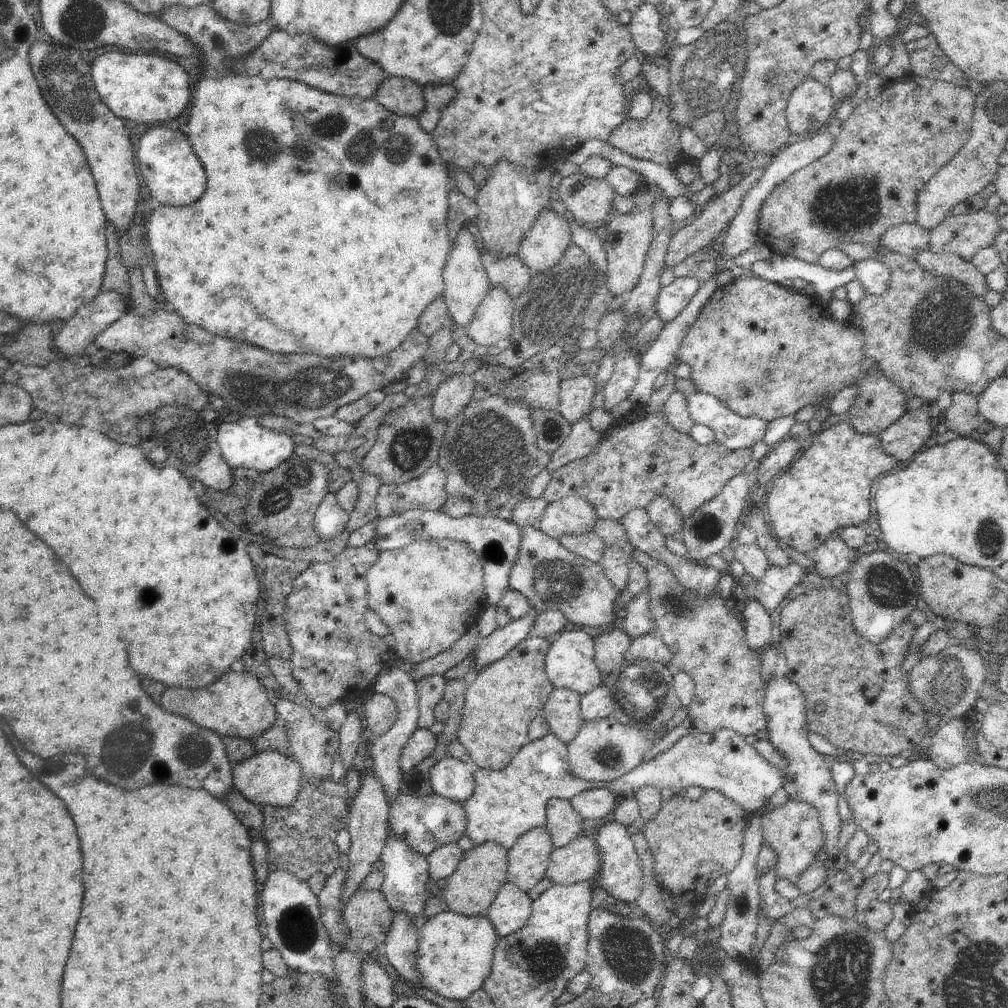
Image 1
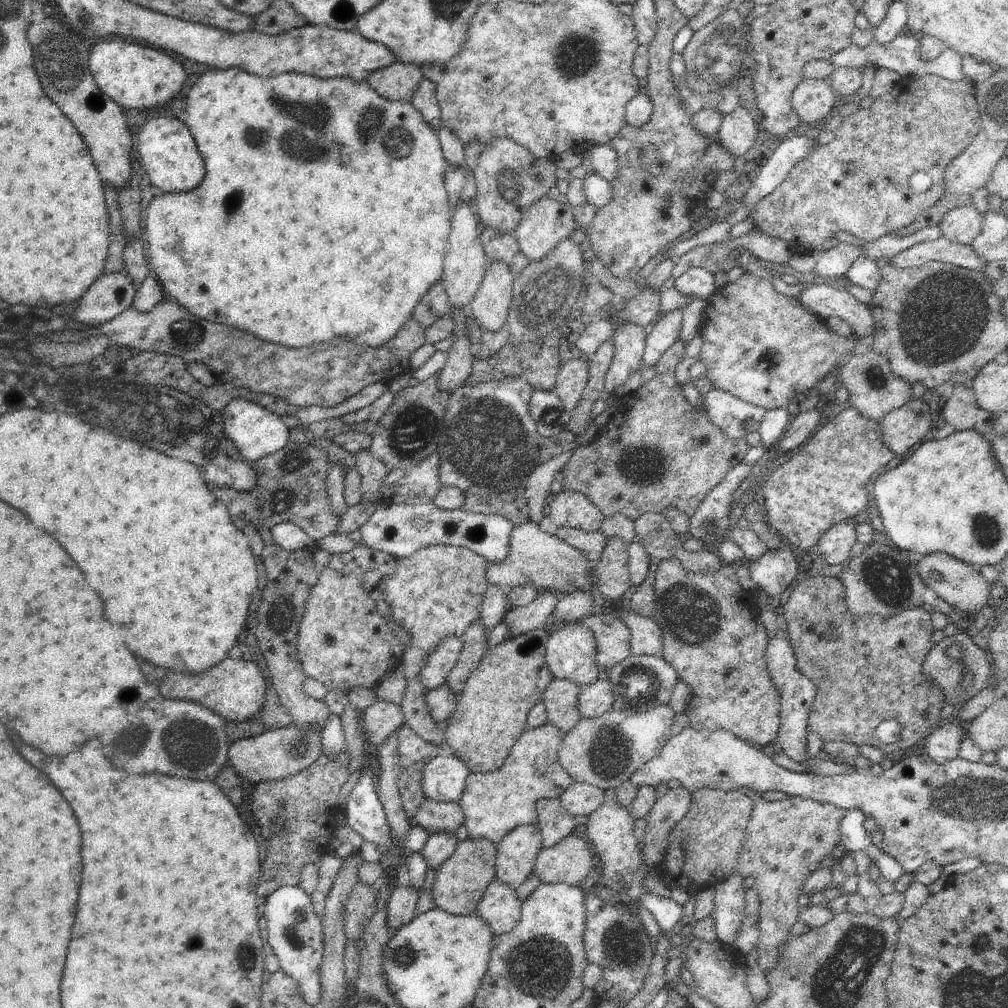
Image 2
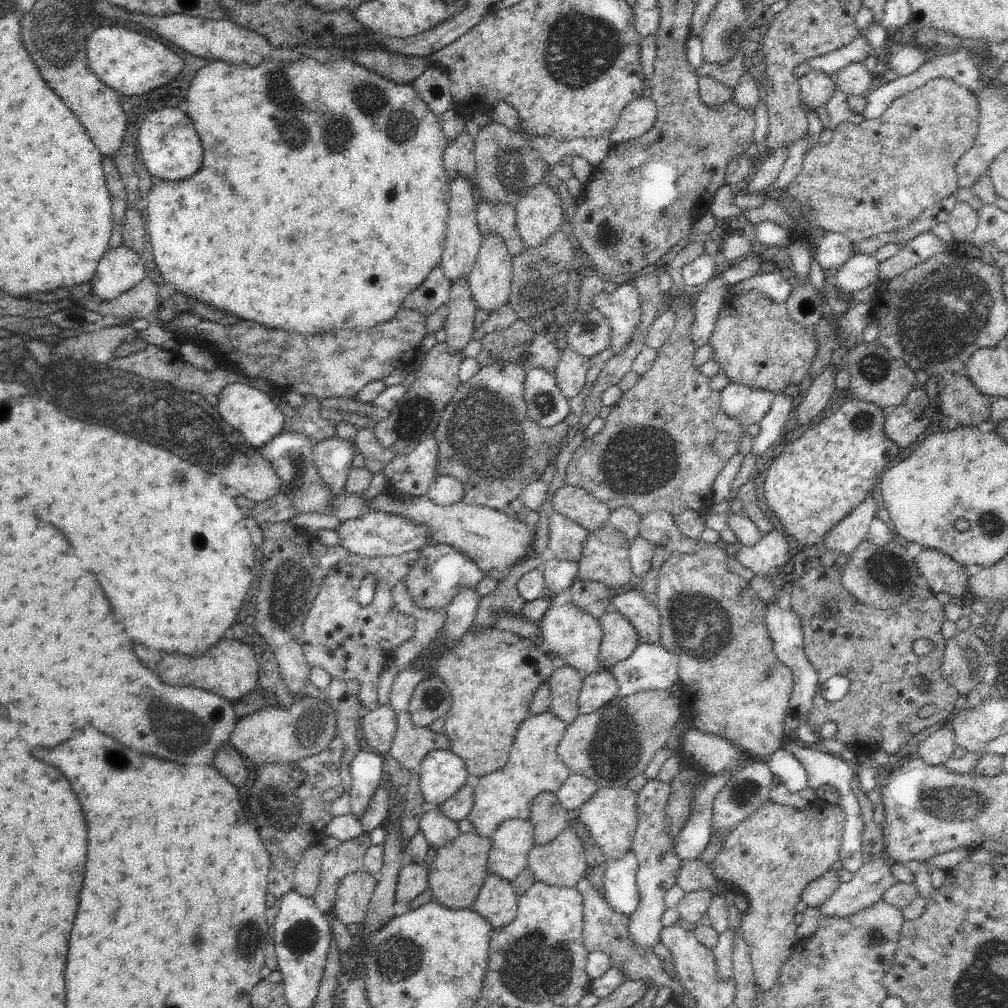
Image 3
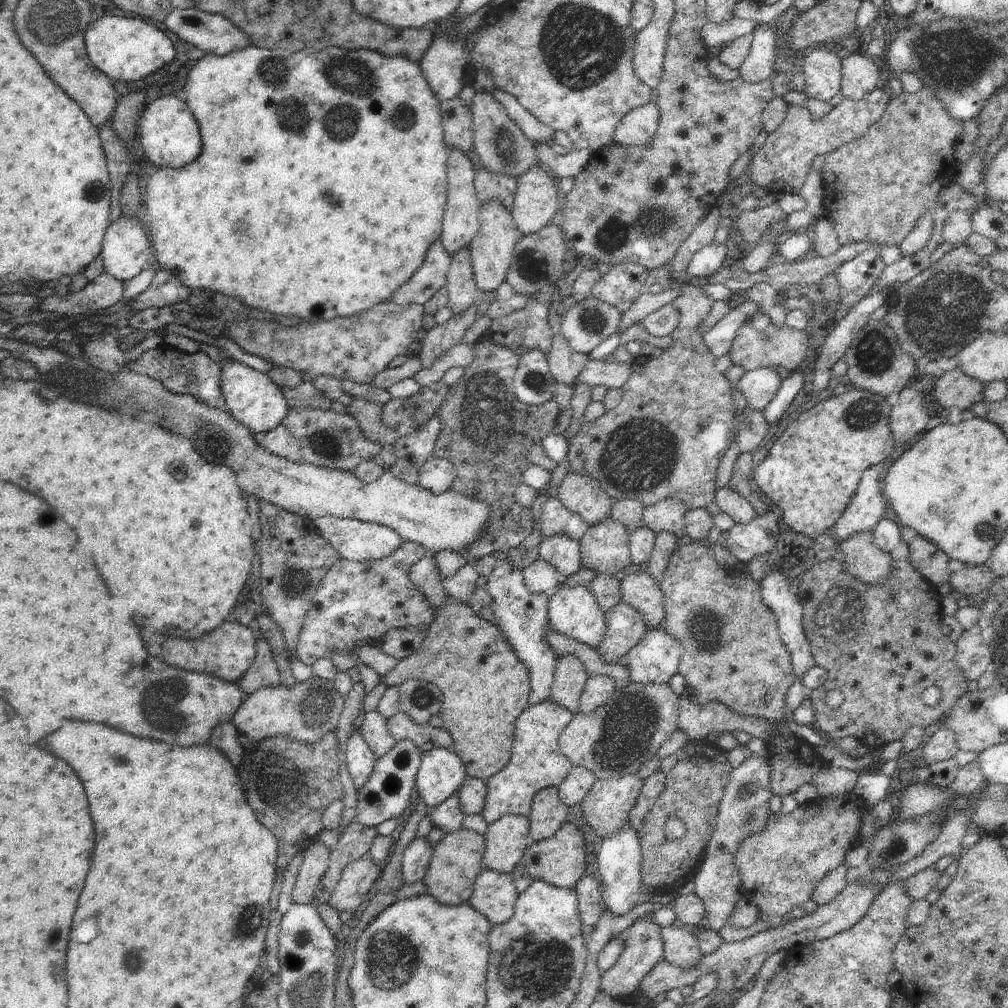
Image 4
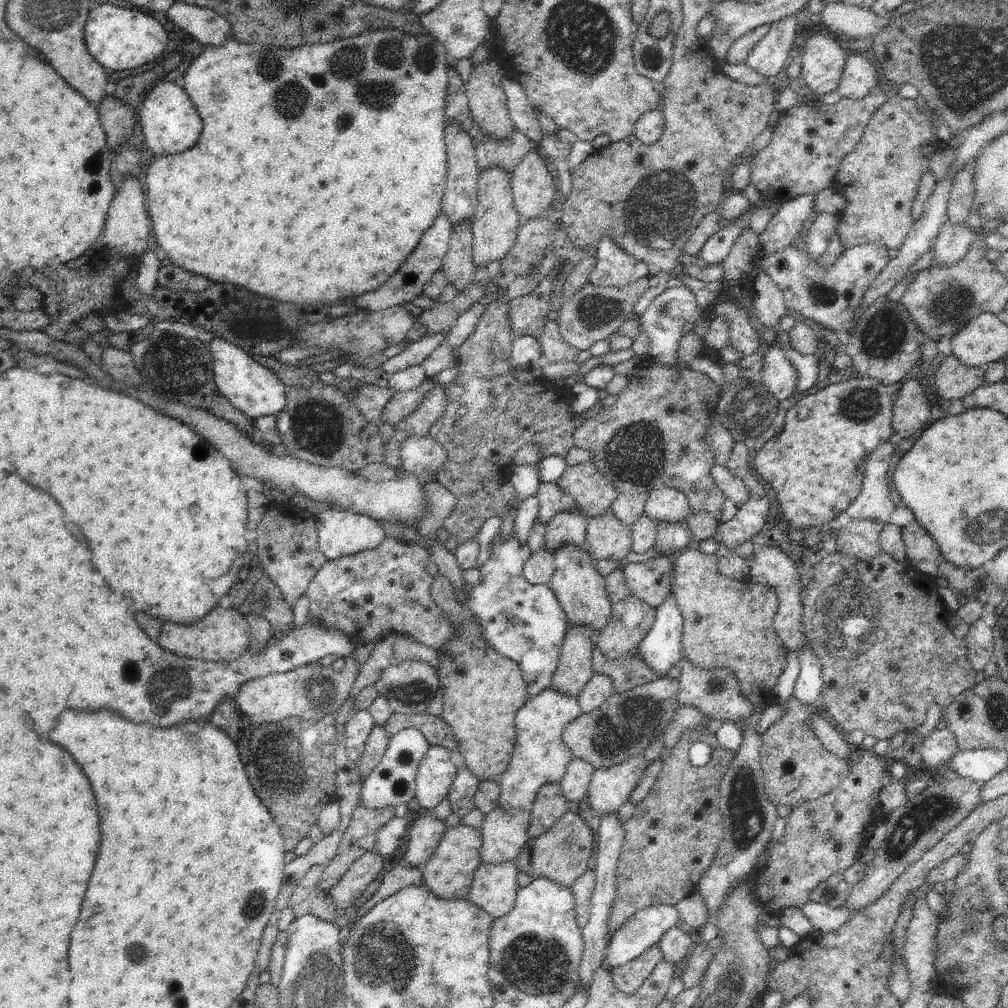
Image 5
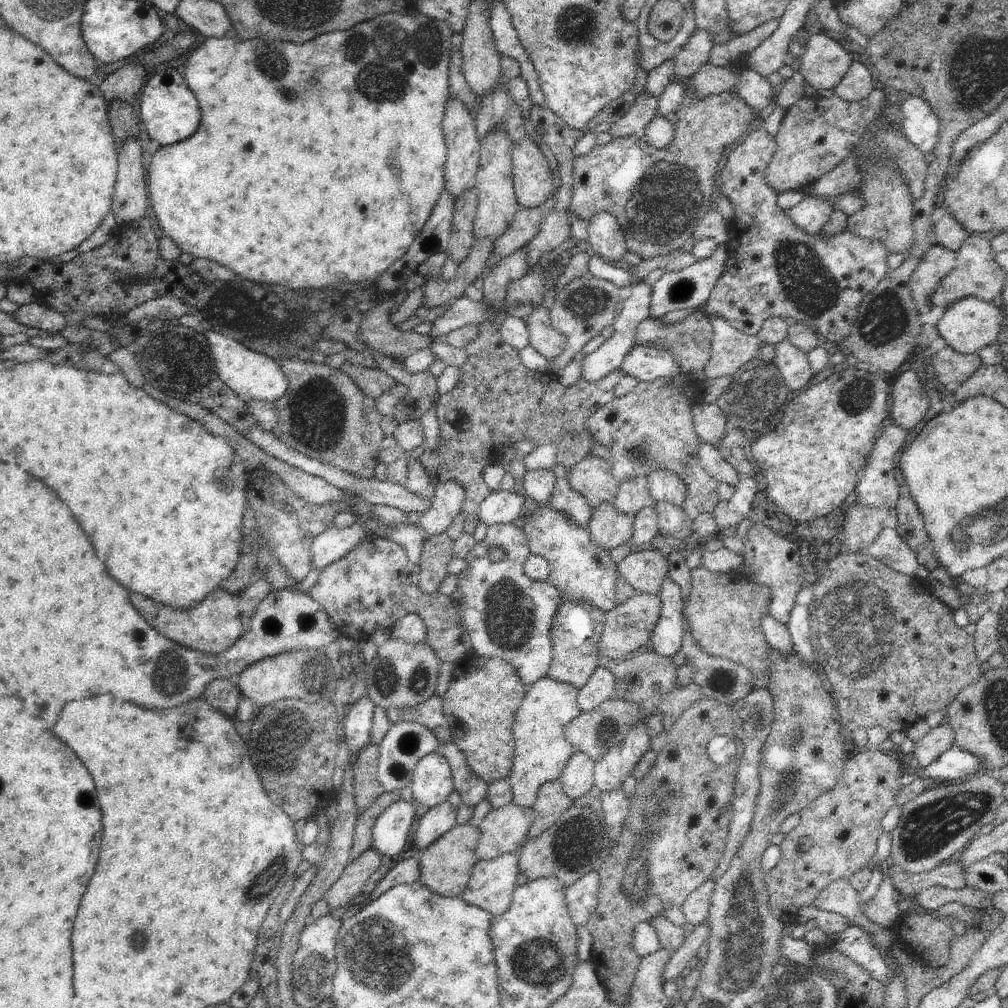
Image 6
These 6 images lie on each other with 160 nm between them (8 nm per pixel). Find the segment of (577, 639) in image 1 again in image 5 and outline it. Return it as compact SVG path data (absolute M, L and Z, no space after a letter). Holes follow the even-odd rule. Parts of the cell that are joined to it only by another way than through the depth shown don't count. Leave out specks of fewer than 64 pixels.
M566 544L553 553L554 575L547 585L562 606L568 626L590 626L597 632L602 630L612 614L612 602L606 594L606 577L595 566L595 561L586 552L585 546Z

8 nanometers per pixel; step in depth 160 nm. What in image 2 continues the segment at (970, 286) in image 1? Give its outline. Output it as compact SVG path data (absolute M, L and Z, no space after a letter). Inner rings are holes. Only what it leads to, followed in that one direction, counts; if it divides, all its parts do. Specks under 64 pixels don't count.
M942 236L936 238L936 240L932 240L932 242L926 241L914 244L914 246L911 246L909 249L906 249L904 252L901 252L894 256L894 258L891 258L889 263L891 266L895 266L898 269L911 269L918 268L924 263L932 261L948 263L971 271L983 270L984 266L987 264L985 259L982 259L974 252L972 246L963 245L954 240L948 240Z

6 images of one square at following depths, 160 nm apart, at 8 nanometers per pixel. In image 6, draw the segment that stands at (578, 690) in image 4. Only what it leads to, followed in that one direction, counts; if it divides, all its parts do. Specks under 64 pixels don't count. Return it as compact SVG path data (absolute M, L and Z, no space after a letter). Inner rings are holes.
M561 598L562 604L558 608L558 614L552 620L550 628L553 656L551 668L547 677L557 682L572 684L576 689L582 689L596 668L600 666L598 644L603 632L607 612L598 610L594 604L574 602L568 598Z

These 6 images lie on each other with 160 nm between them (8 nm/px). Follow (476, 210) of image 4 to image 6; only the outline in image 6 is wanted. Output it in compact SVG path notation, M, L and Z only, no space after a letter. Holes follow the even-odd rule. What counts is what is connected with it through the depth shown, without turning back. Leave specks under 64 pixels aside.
M448 98L443 119L443 136L447 147L447 160L445 163L446 190L452 194L452 198L460 198L464 192L477 186L476 176L480 164L481 143L476 136L476 122L472 119L470 111L466 110L464 102L458 98Z

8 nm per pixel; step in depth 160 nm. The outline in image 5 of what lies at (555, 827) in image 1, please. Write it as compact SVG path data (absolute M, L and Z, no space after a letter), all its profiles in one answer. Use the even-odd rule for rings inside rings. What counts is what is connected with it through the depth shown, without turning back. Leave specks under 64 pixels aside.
M559 783L544 784L536 796L531 811L528 839L539 838L546 834L571 808L572 805L564 797Z

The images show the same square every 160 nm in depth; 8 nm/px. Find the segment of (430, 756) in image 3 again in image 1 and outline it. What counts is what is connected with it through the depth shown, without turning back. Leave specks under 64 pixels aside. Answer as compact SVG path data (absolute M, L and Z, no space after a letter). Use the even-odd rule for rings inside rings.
M449 755L443 757L429 772L433 792L463 803L475 791L475 772L478 769L472 762L465 763Z

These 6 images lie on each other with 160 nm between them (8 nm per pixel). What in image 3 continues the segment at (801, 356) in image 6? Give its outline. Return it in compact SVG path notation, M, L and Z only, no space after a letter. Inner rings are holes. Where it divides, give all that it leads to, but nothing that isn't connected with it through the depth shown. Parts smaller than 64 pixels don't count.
M728 383L719 393L721 409L738 420L742 428L758 425L777 396L773 391L751 389L736 383Z

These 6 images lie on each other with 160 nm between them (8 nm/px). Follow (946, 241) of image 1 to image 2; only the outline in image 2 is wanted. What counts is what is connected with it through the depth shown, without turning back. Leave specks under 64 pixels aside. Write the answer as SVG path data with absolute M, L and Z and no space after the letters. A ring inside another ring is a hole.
M965 204L948 212L938 226L942 237L971 246L982 230L984 219L973 204Z

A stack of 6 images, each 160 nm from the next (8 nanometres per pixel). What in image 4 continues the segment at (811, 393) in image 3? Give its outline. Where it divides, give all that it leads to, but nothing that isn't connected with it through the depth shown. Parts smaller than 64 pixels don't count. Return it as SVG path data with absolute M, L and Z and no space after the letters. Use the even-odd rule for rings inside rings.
M874 286L868 296L846 310L846 315L836 324L835 329L829 334L821 348L813 372L813 394L820 394L822 390L826 390L832 380L834 364L838 360L842 360L854 338L870 322L872 312L885 305L887 294L887 292L878 292L877 286Z

